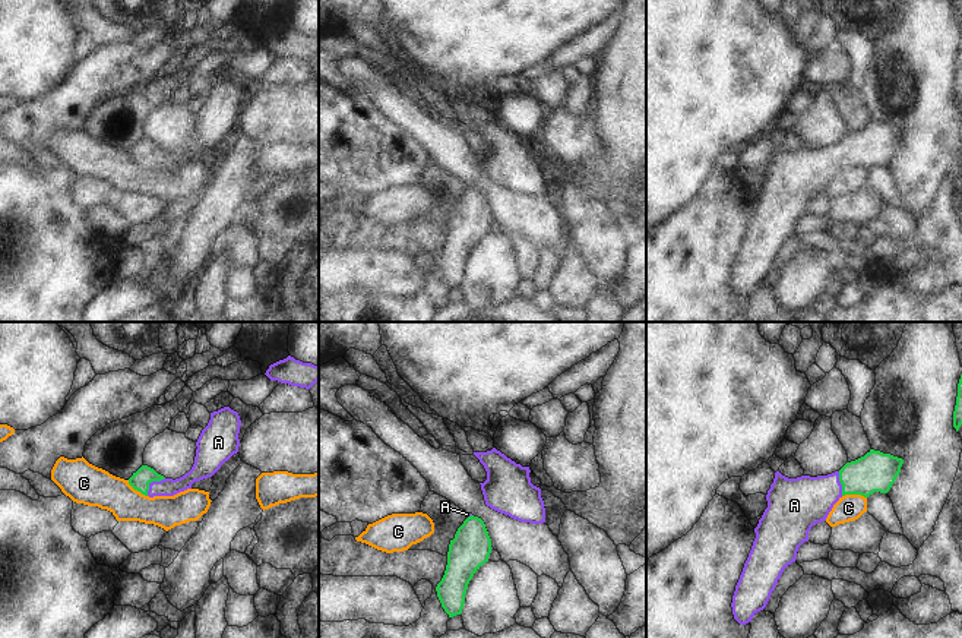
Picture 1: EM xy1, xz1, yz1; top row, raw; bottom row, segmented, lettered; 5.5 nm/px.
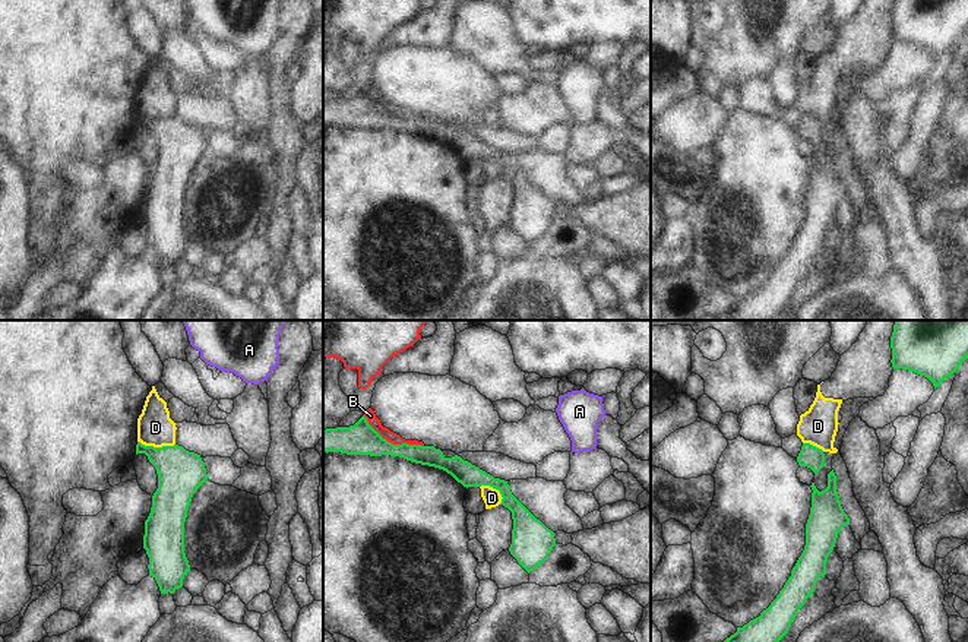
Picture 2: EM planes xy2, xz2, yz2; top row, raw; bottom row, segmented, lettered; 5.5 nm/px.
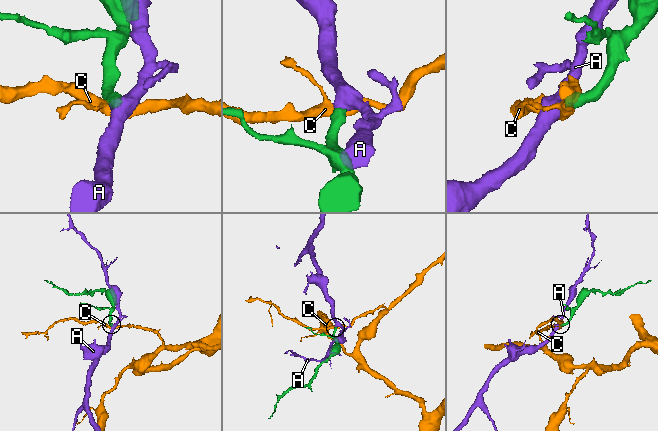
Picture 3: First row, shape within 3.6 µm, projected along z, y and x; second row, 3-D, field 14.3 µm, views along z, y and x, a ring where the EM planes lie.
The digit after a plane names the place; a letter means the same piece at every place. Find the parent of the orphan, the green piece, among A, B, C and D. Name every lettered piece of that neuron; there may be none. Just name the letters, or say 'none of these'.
A

